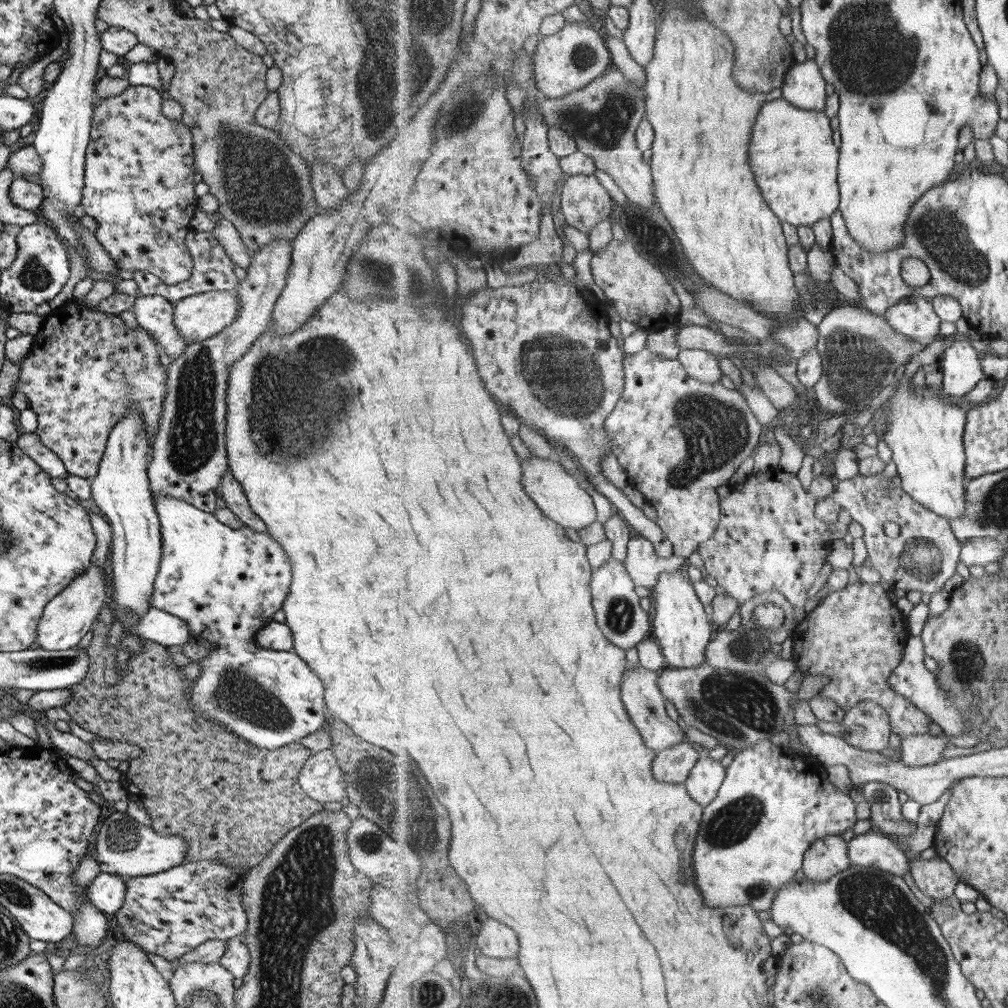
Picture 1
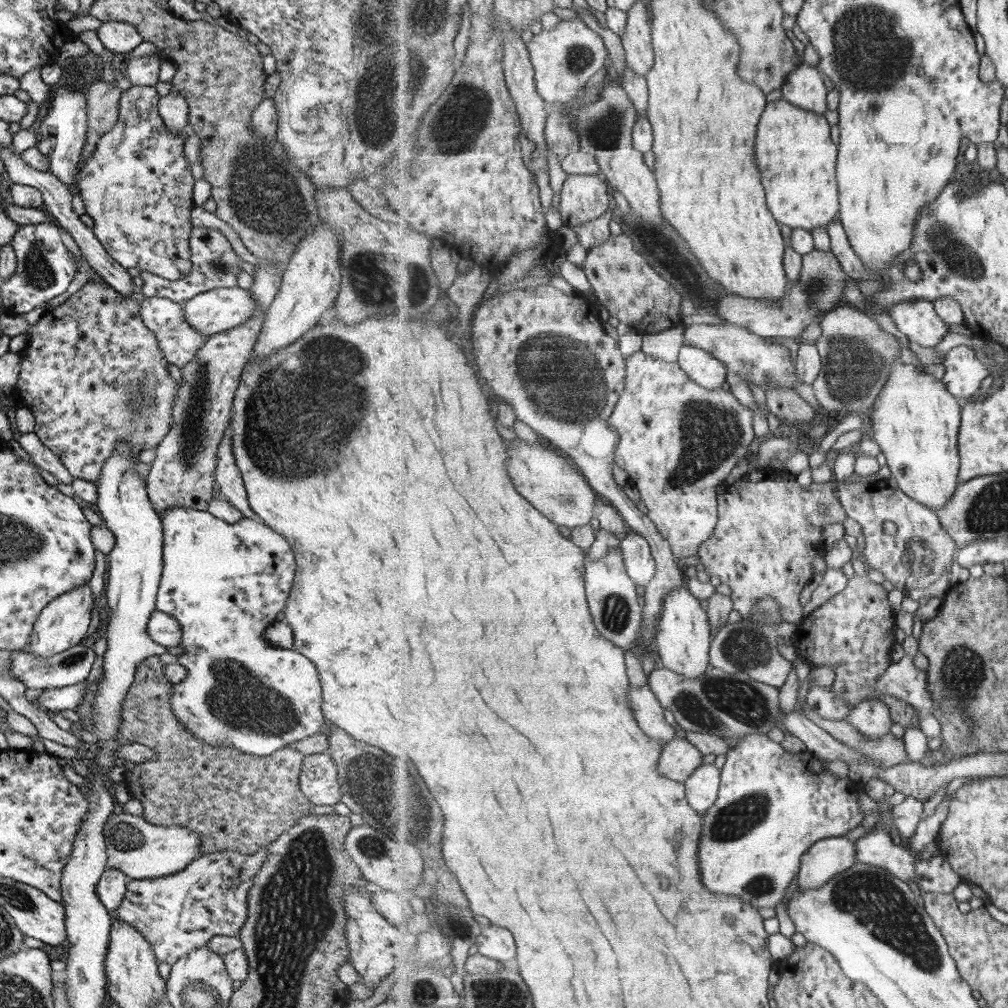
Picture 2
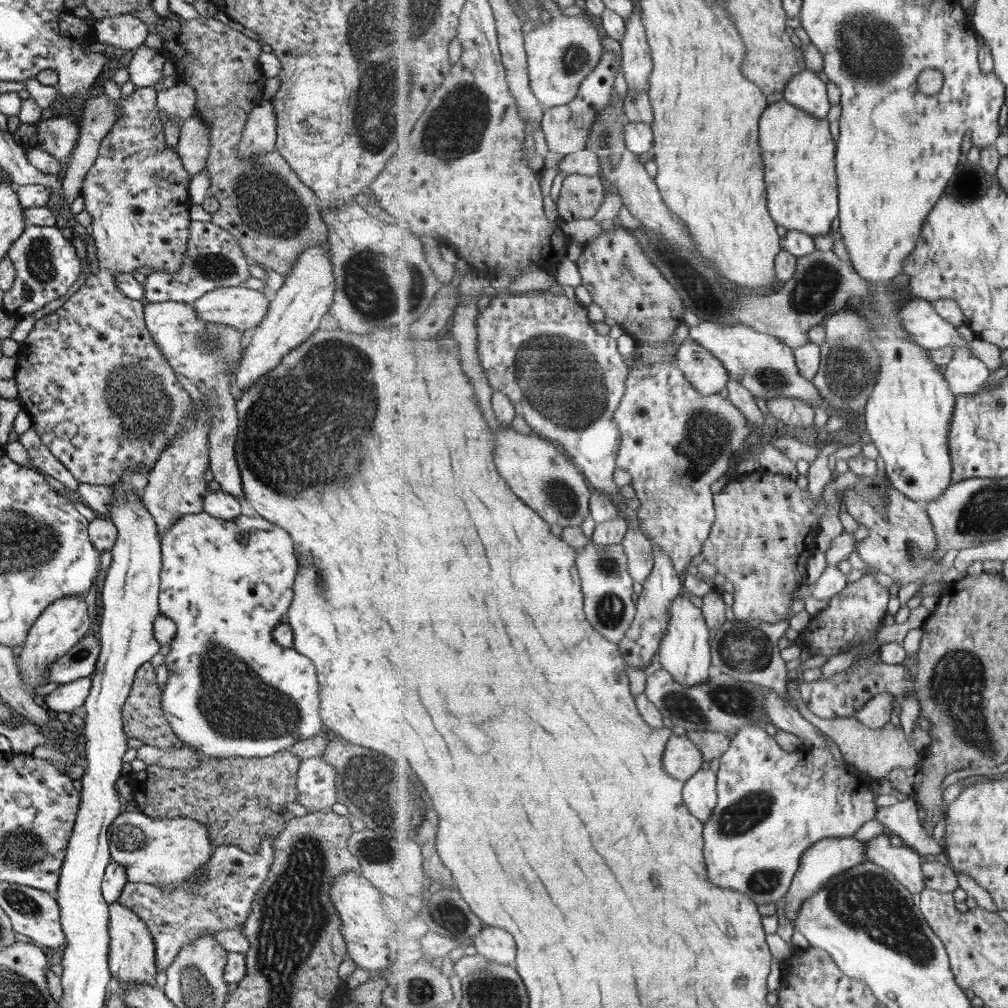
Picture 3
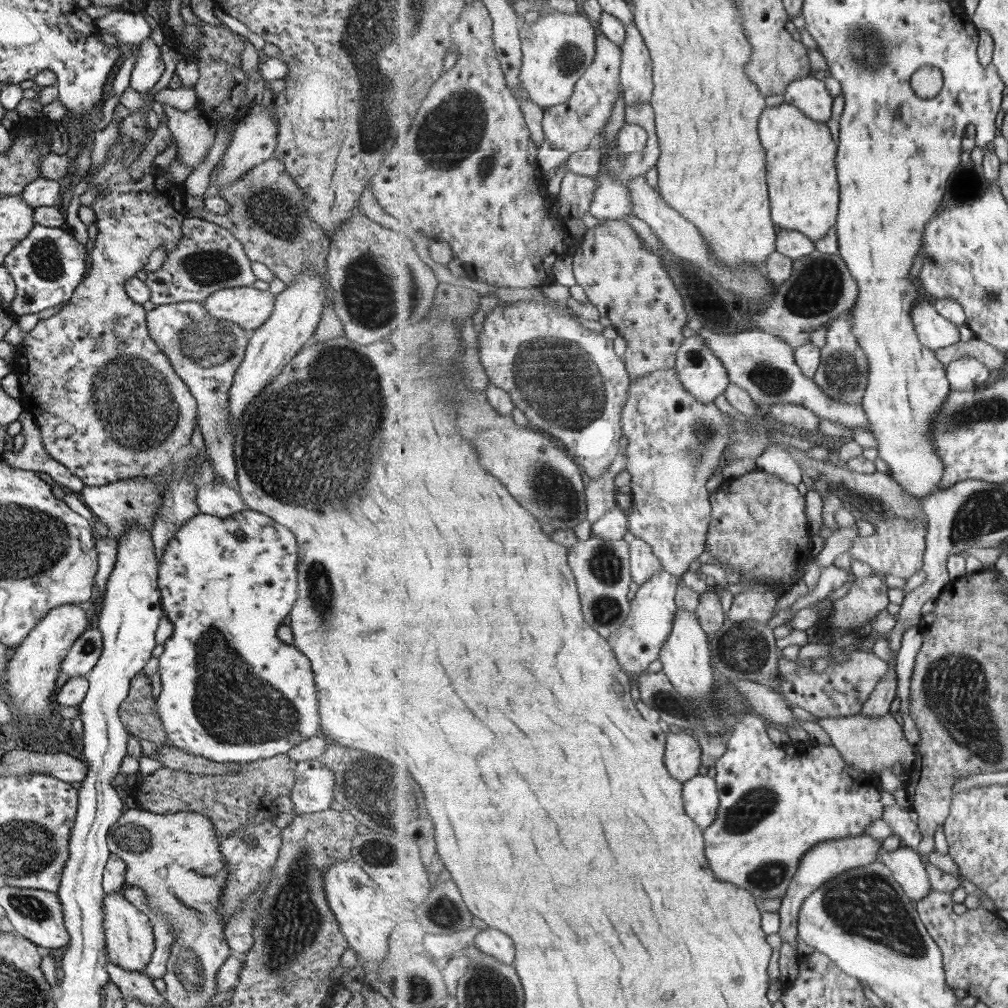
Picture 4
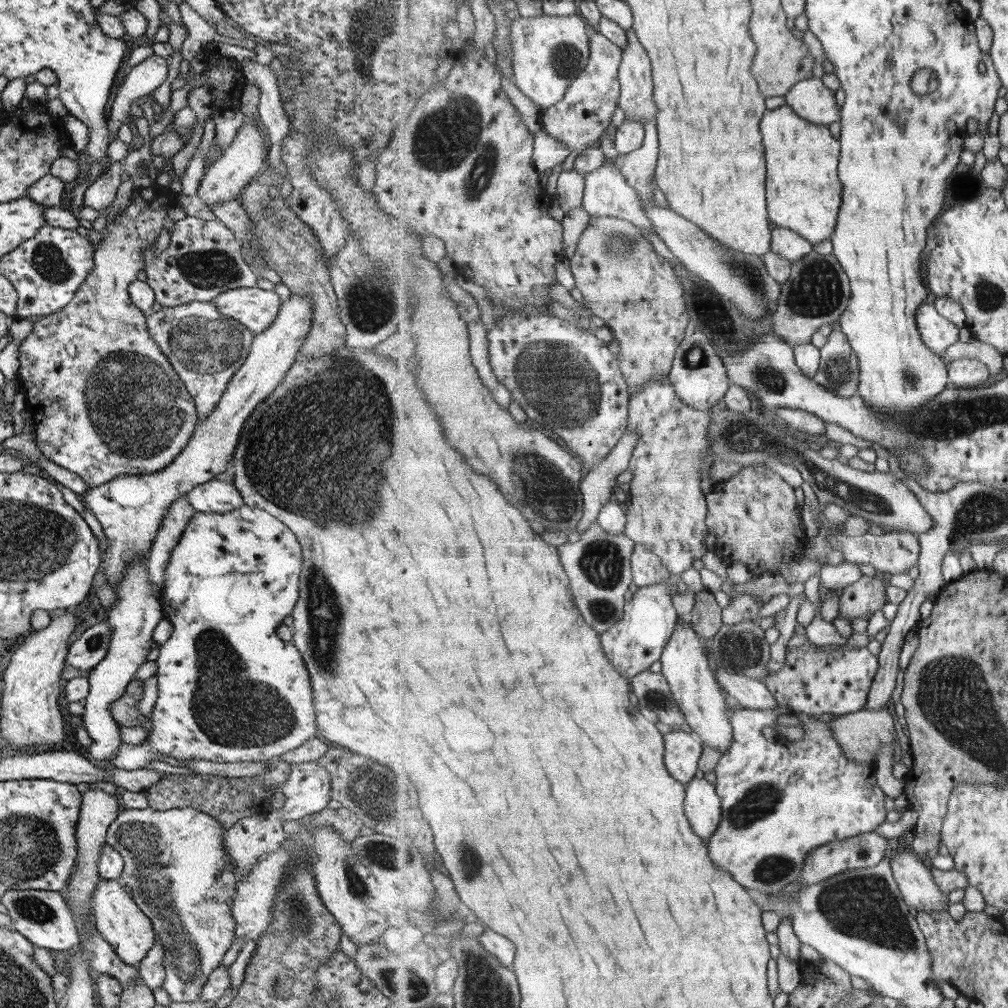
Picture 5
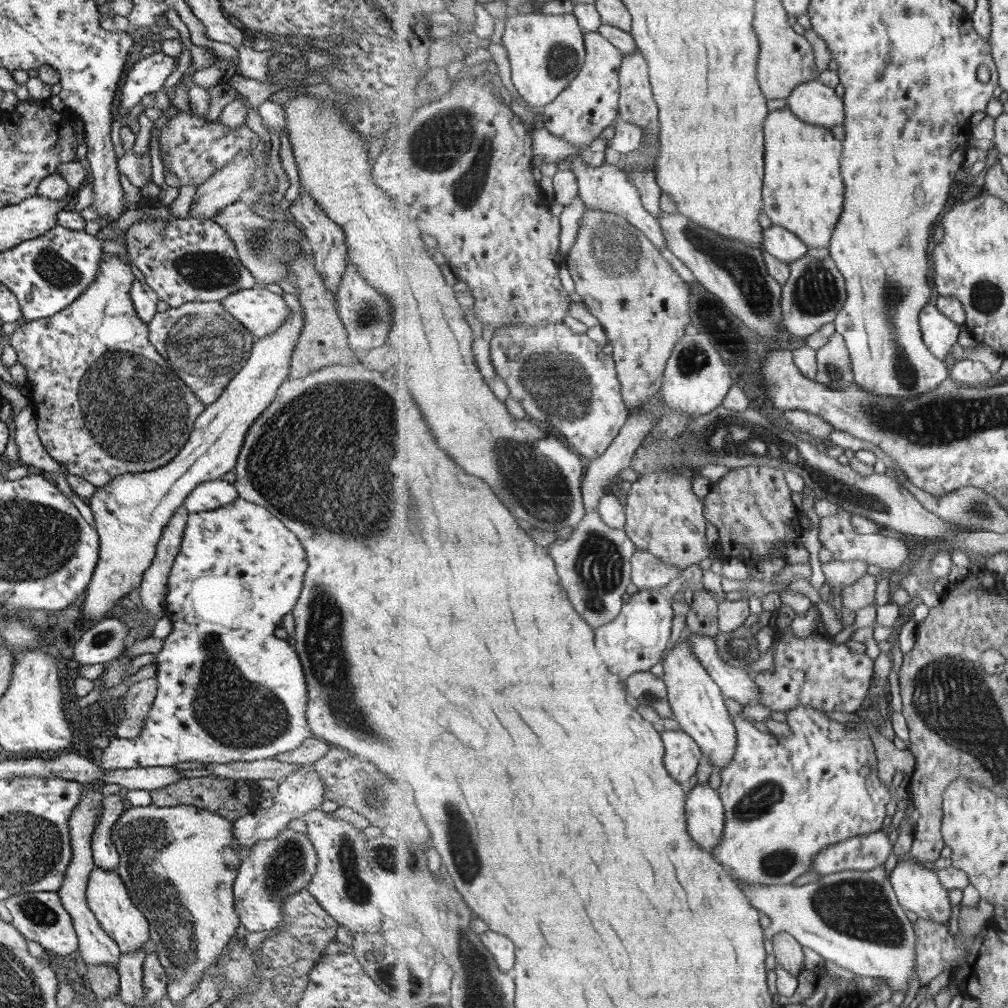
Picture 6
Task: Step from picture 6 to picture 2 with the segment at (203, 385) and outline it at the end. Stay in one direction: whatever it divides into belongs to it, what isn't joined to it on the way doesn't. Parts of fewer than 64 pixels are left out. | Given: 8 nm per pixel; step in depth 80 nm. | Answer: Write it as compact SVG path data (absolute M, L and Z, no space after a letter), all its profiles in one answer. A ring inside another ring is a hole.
M143 297L137 301L139 318L141 318L143 325L153 333L157 346L167 363L181 368L194 357L203 341L210 337L197 333L193 327L189 327L185 323L184 310L179 303L171 302L168 298L161 297ZM228 426L222 434L214 464L214 484L219 487L218 495L230 502L245 518L258 521L259 518L249 508L246 492L233 455L231 454L231 435Z

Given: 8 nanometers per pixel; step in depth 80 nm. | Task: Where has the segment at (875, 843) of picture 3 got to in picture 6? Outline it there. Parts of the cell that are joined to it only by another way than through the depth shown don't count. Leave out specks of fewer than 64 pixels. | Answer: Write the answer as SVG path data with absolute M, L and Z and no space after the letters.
M907 857L898 860L890 873L890 881L898 894L901 906L914 918L921 917L947 924L951 918L951 902L949 902L949 890L943 886L939 875L929 868L924 868L920 863Z

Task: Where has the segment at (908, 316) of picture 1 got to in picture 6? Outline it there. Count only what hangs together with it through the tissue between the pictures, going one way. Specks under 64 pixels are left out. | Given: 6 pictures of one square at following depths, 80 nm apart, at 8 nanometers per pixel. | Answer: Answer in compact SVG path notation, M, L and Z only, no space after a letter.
M934 288L931 300L923 306L919 314L921 336L932 353L942 361L949 356L951 348L958 343L961 335L961 326L953 322L948 315L943 314L936 305L939 294Z

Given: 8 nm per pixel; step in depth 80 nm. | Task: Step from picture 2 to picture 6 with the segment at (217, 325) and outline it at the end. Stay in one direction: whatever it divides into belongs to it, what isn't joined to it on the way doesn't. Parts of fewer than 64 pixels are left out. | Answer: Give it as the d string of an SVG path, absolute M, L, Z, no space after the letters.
M260 286L238 290L220 300L225 312L237 320L255 339L279 330L285 324L289 308L281 295Z

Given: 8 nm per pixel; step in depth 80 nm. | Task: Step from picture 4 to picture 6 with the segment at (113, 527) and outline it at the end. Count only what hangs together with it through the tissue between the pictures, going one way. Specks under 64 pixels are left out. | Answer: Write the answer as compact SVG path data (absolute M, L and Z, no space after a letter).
M291 311L286 316L285 324L279 326L279 330L255 339L252 344L249 356L245 359L243 366L238 373L229 380L222 394L215 402L206 406L199 416L194 420L193 428L179 449L179 452L164 466L144 473L123 473L113 477L107 484L96 487L95 492L86 500L92 512L93 527L96 530L99 546L98 559L89 579L85 598L81 603L81 623L95 625L101 619L105 619L105 614L117 603L126 603L129 594L140 586L141 575L148 568L155 552L155 545L159 540L161 531L165 528L169 517L174 510L182 505L184 498L198 484L219 478L225 472L229 472L235 467L237 454L245 433L251 423L261 414L262 410L273 400L279 385L288 375L291 355L301 334L304 324L303 313Z

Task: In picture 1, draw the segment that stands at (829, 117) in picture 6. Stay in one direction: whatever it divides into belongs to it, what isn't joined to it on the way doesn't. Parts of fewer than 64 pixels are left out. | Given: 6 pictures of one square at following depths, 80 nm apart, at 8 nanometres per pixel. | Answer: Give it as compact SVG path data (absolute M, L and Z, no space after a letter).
M806 59L788 70L781 90L781 96L795 106L825 112L831 87L816 59Z

